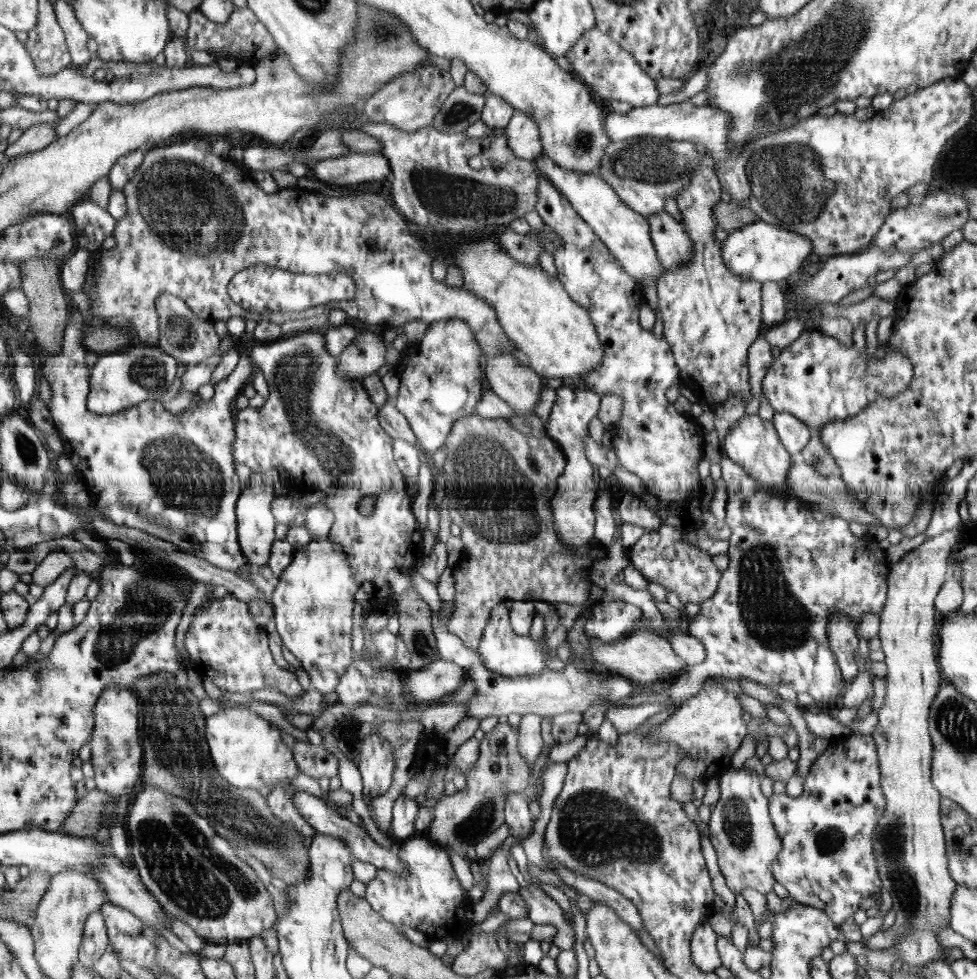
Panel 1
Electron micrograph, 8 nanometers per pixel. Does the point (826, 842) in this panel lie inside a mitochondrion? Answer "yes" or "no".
yes

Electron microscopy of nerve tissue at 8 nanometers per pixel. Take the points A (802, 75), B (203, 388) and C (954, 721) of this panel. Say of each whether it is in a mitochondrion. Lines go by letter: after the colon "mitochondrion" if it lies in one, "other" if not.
A: mitochondrion
B: other
C: mitochondrion

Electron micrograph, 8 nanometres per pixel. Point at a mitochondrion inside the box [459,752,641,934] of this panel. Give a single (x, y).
(584, 828)

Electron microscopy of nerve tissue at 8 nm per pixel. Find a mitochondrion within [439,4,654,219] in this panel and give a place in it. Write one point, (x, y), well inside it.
(583, 142)

